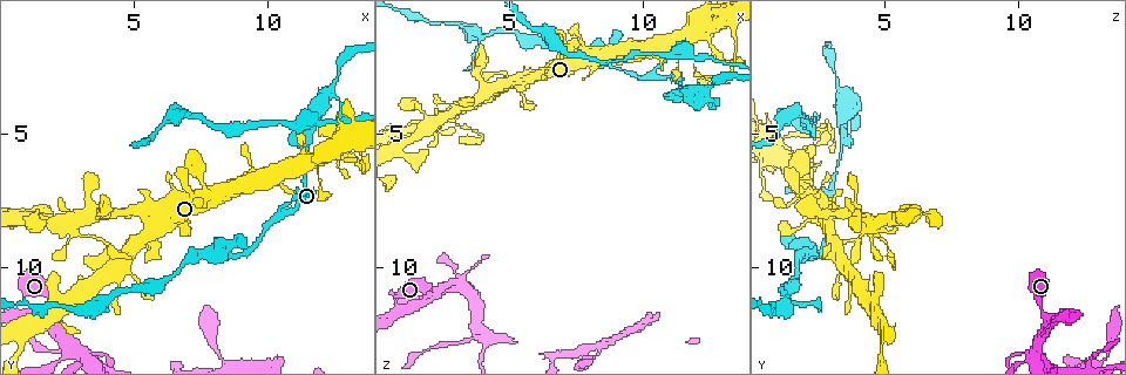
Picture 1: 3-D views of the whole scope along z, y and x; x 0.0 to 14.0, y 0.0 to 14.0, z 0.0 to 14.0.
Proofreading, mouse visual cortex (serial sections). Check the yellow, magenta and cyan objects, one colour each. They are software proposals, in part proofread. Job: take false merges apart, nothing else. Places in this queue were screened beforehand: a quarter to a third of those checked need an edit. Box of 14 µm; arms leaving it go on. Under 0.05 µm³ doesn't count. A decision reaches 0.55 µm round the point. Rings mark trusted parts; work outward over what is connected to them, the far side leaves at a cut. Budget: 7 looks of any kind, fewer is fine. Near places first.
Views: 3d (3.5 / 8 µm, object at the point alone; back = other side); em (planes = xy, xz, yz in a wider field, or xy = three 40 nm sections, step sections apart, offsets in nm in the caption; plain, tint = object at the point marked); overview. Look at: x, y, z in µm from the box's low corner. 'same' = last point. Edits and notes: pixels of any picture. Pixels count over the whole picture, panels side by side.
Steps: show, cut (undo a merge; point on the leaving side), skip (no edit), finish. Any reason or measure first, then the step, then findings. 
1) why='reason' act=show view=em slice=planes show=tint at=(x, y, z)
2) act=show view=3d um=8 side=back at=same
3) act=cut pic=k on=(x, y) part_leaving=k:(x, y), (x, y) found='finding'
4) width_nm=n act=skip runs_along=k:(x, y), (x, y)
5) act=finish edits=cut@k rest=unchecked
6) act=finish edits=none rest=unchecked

why='abrupt turn' act=show view=3d um=3.5 at=(2.8, 13.0, 10.7)

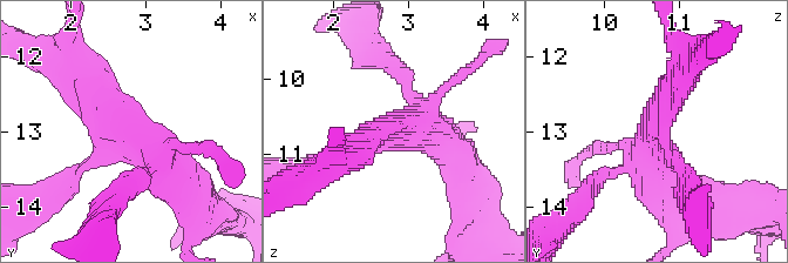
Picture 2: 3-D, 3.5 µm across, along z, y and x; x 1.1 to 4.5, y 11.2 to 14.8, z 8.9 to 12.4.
why='shape alone is not enough' act=show view=em slice=xy step=1 show=tint at=(2.80, 13.05, 10.70)

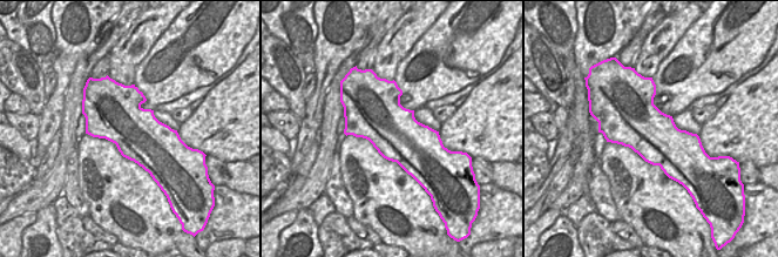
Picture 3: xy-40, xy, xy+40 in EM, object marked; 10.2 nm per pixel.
act=skip runs_along=2:(77, 75), (185, 188) found='one cell here'

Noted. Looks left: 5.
why='narrows sharply' act=show view=3d um=3.5 at=(3.1, 8.8, 4.8)

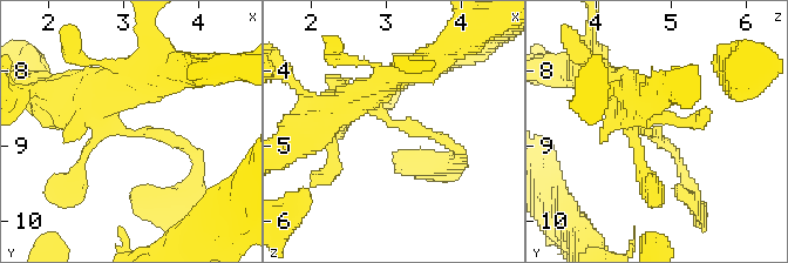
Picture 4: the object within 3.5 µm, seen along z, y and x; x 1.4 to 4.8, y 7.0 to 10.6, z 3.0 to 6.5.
act=skip runs_along=4:(106, 88), (113, 128), (181, 142), (199, 161) found='continuous, no second cell'

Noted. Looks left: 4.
why='abrupt turn' act=show view=3d um=8 side=back at=(10.5, 8.1, 2.9)

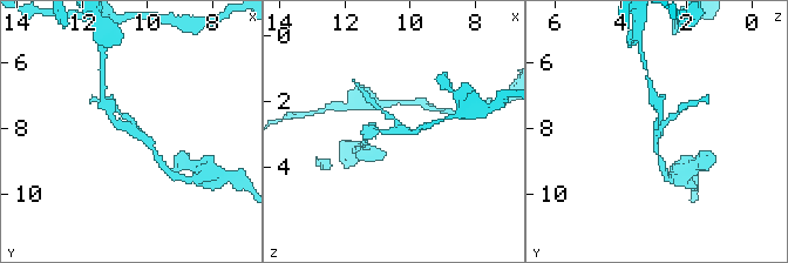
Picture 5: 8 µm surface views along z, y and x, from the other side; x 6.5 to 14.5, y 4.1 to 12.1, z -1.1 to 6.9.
act=show view=em slice=xy step=5 show=tint at=(10.6, 8.0, 2.9)

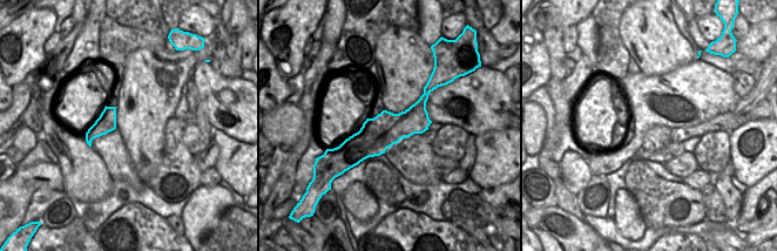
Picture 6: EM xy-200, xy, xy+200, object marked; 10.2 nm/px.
act=skip runs_along=6:(425, 96), (399, 126), (343, 148) found='continuous, no second cell'

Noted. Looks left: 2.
act=finish edits=none rest=unchecked

